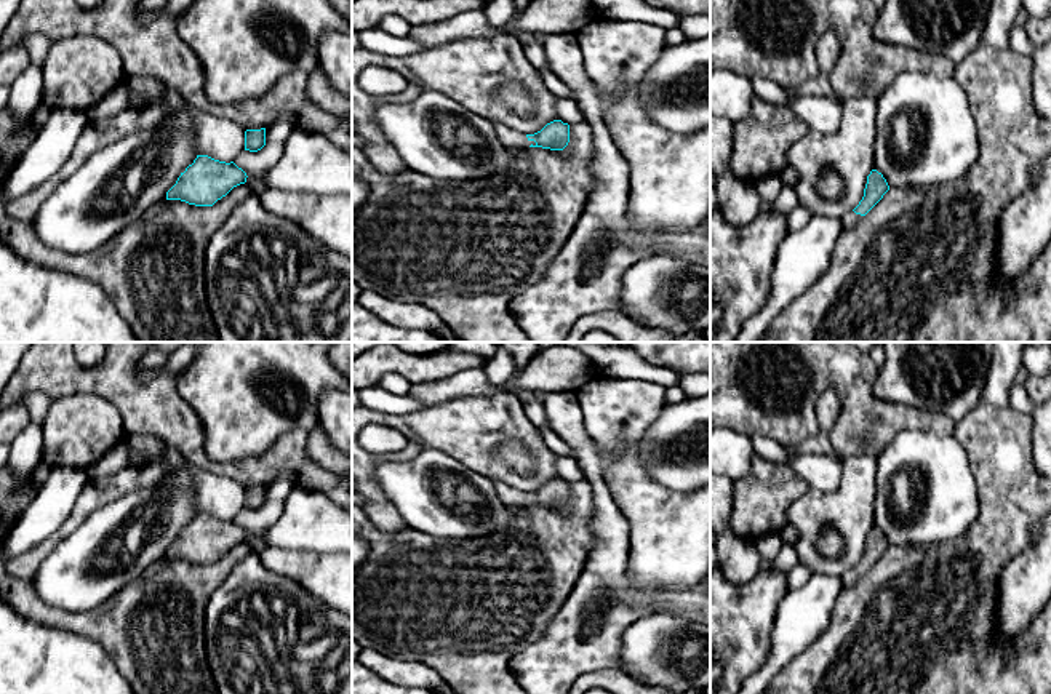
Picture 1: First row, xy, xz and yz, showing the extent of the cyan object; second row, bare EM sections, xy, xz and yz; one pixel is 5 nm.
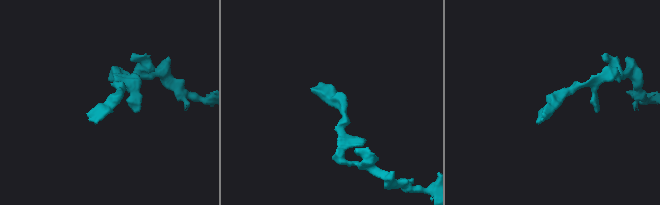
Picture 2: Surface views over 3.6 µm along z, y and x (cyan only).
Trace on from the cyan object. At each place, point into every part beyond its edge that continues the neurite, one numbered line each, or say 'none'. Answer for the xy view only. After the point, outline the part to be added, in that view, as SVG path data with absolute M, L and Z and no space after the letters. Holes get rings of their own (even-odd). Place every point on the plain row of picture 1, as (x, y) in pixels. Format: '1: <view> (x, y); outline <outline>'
none

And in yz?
1: yz (850, 578); outline M849 569L848 572L845 572L840 579L841 579L841 585L843 587L851 587L854 585L864 574L856 572L854 569Z

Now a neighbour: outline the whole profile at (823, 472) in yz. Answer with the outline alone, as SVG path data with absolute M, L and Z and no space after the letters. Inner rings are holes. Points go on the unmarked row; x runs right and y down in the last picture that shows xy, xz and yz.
M755 433L750 437L753 453L773 464L790 467L809 488L822 493L838 489L843 461L821 453L790 454L777 440Z

